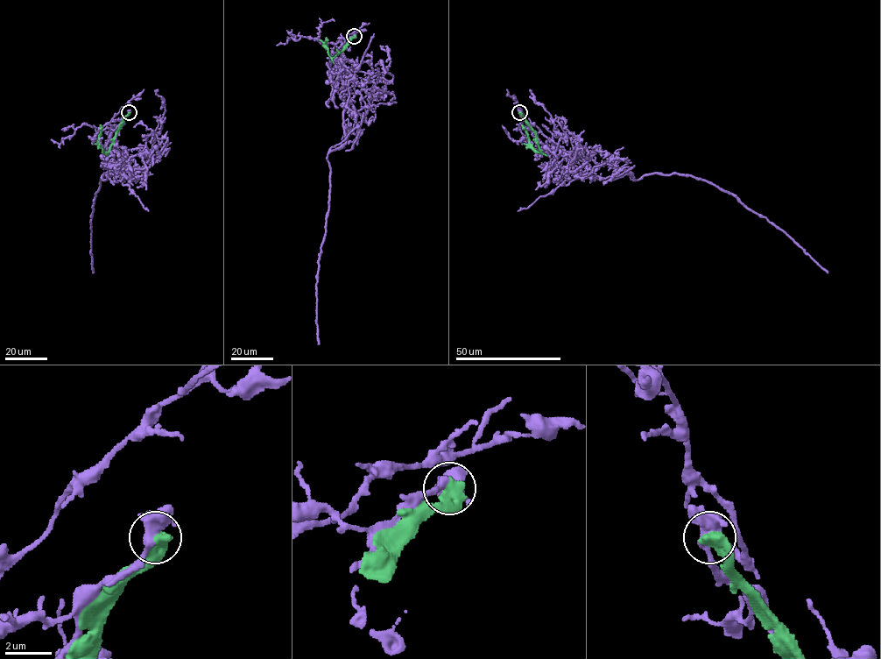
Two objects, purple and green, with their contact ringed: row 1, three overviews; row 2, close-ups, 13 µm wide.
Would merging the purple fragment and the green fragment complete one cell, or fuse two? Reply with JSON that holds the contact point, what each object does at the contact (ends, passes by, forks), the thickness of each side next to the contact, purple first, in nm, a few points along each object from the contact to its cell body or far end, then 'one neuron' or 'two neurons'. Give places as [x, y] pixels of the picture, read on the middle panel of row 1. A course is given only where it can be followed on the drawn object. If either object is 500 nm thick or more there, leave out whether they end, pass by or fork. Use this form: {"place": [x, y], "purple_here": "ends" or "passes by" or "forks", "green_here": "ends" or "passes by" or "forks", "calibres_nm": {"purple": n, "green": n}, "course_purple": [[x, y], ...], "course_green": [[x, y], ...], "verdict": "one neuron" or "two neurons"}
{"place": [354, 36], "calibres_nm": {"purple": 400, "green": 650}, "course_purple": [[355, 36], [330, 63], [350, 100], [345, 142], [327, 159], [318, 343]], "course_green": [[355, 36], [334, 57], [329, 55], [323, 46], [325, 38]], "verdict": "two neurons"}

